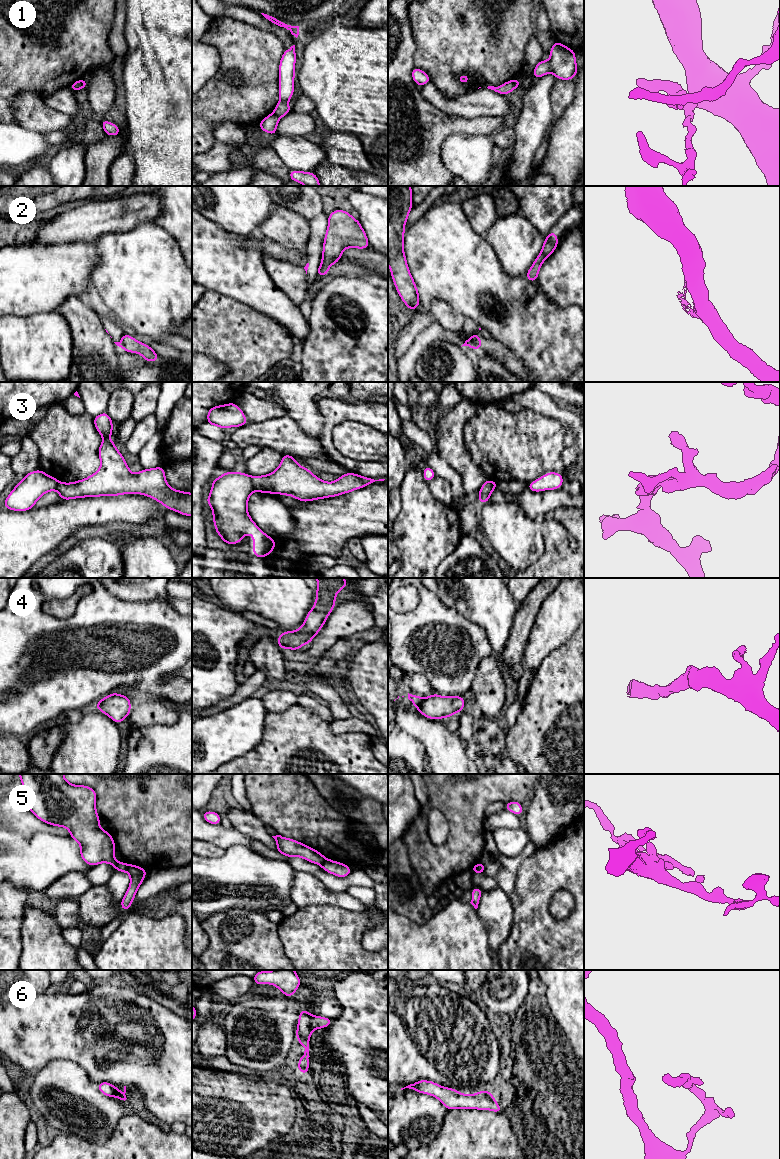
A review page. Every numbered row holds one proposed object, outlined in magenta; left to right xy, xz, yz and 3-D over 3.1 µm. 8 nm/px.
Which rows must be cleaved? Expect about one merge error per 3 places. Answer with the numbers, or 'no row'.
1, 2, 3, 5, 6

